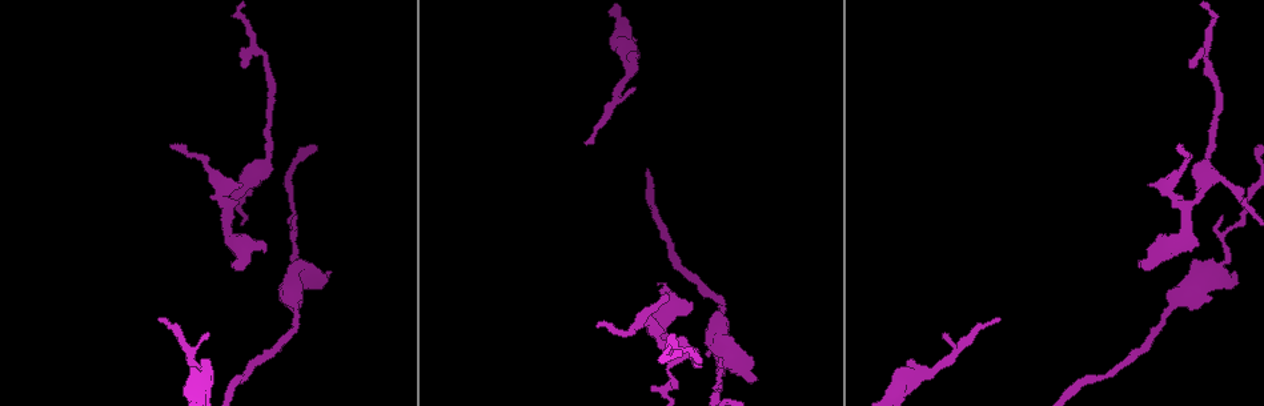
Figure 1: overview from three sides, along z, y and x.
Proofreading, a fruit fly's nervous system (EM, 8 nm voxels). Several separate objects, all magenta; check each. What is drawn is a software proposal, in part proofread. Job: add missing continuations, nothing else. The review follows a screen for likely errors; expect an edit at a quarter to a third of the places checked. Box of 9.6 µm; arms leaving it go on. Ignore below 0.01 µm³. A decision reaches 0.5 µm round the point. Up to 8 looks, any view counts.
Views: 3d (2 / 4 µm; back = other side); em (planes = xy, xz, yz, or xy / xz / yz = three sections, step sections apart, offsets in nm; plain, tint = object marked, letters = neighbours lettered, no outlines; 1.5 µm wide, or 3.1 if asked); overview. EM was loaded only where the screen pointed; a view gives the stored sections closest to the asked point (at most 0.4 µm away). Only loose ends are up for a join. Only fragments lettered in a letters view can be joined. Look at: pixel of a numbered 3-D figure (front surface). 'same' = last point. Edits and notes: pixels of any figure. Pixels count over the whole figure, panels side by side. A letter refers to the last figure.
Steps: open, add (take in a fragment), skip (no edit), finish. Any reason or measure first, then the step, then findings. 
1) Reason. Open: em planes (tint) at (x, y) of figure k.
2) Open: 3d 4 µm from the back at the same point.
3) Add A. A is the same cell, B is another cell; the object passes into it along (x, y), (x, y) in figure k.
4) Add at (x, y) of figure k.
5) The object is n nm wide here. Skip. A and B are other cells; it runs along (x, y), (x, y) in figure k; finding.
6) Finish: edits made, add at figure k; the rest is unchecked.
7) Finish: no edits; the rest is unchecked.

Tapers out. Open: em xy step 8 (tint) at (1189, 66) of figure 1.

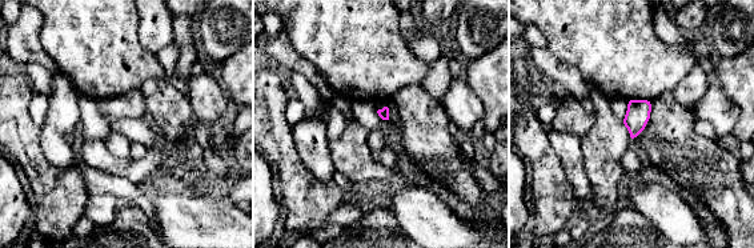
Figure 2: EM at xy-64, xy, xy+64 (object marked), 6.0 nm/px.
Another direction. Open: em yz step 4 (letters) at the same point.

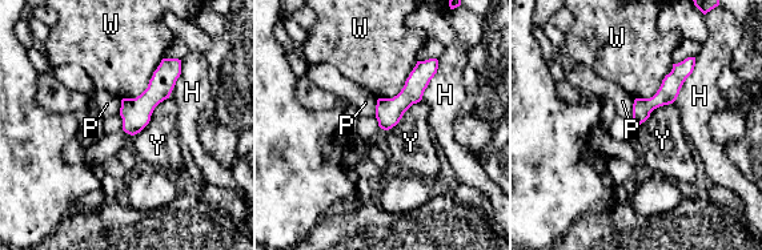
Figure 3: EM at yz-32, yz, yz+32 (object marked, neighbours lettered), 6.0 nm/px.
Skip. H, P, W and Y are other cells; a border runs along (168, 97), (132, 136) in figure 3; none of them fits.

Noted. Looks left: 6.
Free end. Open: em xz step 8 (letters) at (583, 141) of figure 1.

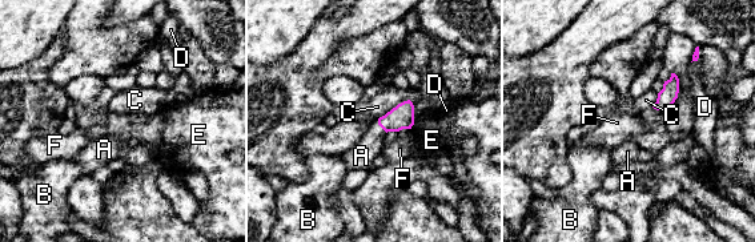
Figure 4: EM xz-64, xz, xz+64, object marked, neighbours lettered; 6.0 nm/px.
The longest contact is with C, 240 nm. Add A. A is the same cell, B, C, D, E and F are other cells; the neuron continues.

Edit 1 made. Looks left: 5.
Finish: edits made, add at figure 4; the rest is unchecked.

